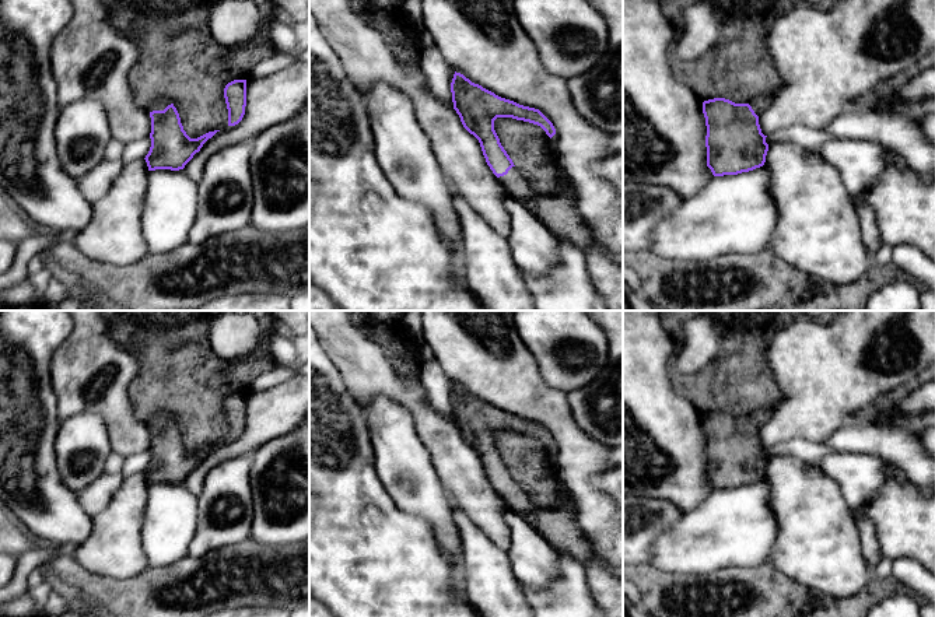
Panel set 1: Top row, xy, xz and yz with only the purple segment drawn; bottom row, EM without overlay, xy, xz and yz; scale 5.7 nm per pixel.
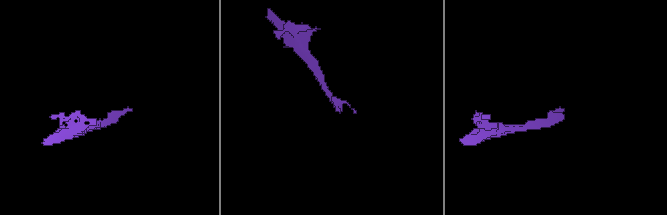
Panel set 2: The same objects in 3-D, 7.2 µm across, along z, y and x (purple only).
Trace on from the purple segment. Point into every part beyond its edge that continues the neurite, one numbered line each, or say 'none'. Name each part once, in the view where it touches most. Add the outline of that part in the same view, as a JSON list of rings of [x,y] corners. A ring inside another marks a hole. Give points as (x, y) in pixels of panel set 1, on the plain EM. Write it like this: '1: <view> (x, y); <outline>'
1: xy (160, 417); [[[158,411],[148,418],[147,424],[148,424],[148,427],[153,424],[164,424],[171,417],[172,416],[168,411]]]
2: xz (557, 525); [[[512,480],[498,494],[504,504],[523,518],[553,548],[584,565],[593,560],[591,544],[581,533],[568,506],[540,508],[529,498],[516,480]]]

